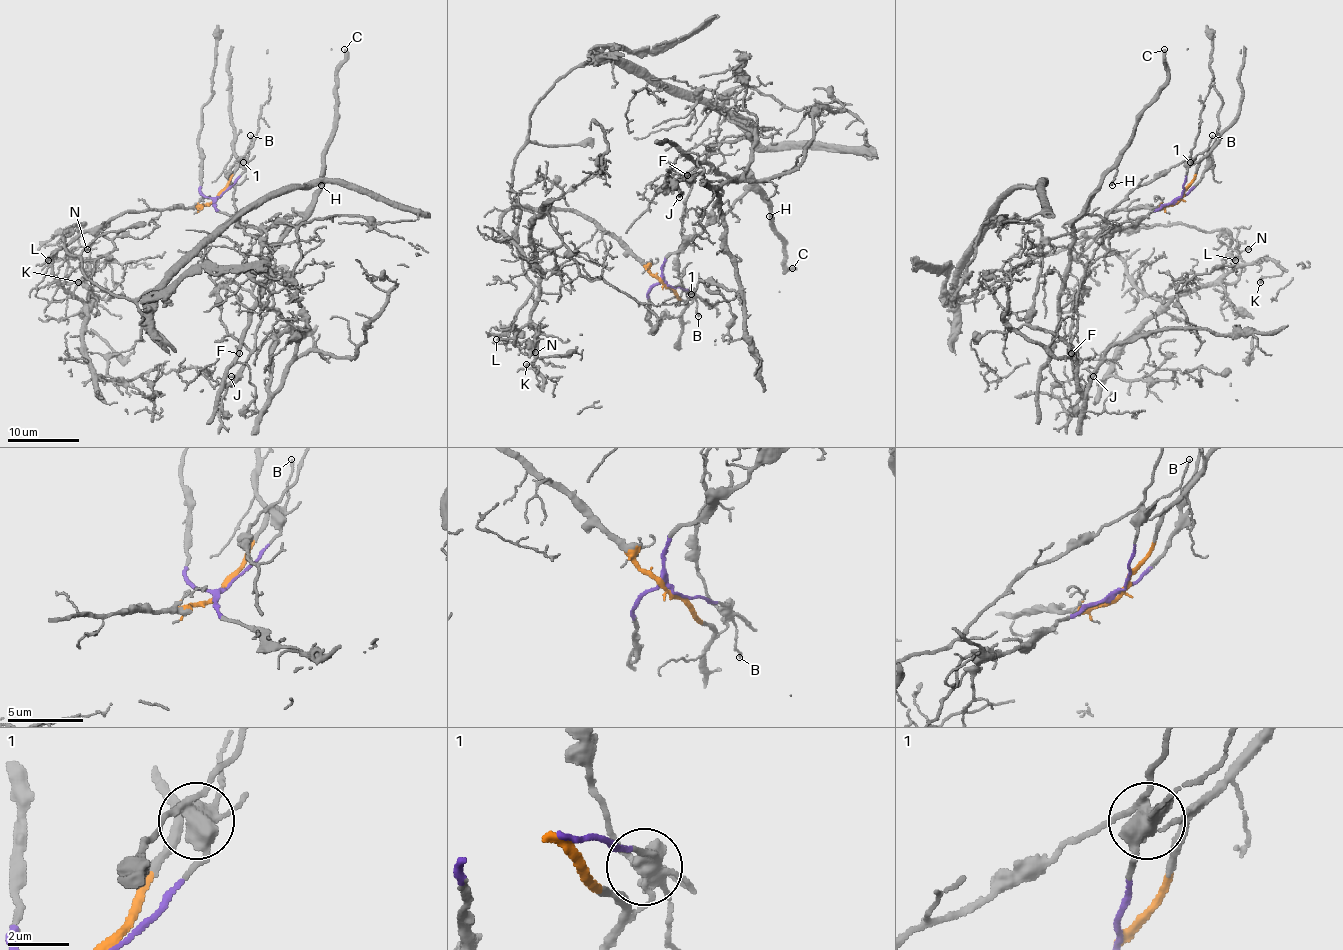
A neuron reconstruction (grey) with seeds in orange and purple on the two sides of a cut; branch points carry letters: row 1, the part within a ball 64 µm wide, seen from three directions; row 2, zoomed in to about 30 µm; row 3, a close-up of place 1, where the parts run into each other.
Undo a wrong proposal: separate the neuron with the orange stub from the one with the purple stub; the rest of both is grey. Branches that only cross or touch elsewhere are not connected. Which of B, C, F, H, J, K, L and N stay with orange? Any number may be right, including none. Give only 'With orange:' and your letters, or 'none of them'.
With orange: K, L, N

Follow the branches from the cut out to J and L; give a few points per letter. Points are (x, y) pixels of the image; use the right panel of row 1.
J: (1179, 196), (1134, 225), (1106, 230), (1088, 262), (1068, 352), (1079, 384), (1088, 384), (1093, 375)
L: (1179, 196), (1174, 203), (1106, 214), (1104, 244), (1125, 275), (1167, 304), (1238, 279), (1235, 261)

